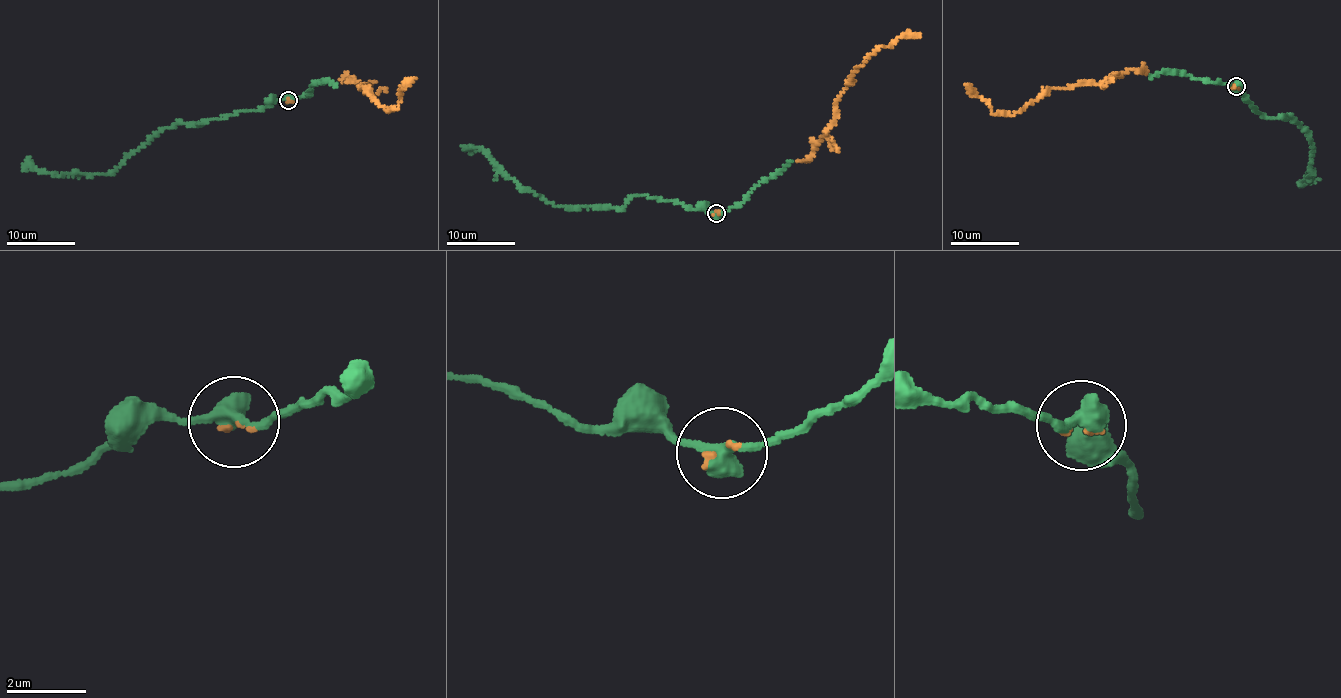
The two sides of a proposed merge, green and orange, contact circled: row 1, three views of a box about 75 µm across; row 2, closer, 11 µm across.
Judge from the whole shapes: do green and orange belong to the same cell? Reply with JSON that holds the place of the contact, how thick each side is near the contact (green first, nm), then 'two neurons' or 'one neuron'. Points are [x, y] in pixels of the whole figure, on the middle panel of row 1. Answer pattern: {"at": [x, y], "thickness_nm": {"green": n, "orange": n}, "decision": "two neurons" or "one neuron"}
{"at": [716, 213], "thickness_nm": {"green": 400, "orange": 110}, "decision": "one neuron"}

